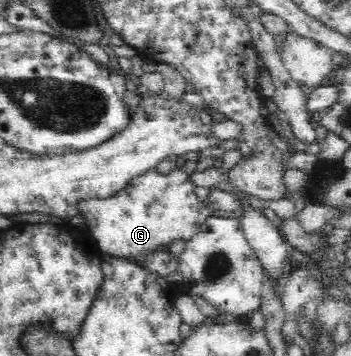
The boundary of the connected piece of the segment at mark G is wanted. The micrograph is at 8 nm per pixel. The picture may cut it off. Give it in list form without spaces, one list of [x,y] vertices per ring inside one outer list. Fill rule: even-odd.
[[[177,165],[148,169],[134,177],[114,196],[106,200],[80,200],[78,212],[86,219],[88,232],[101,255],[128,261],[140,269],[166,280],[178,270],[178,257],[169,251],[174,240],[186,240],[200,232],[200,225],[212,215],[195,195],[190,177]]]

